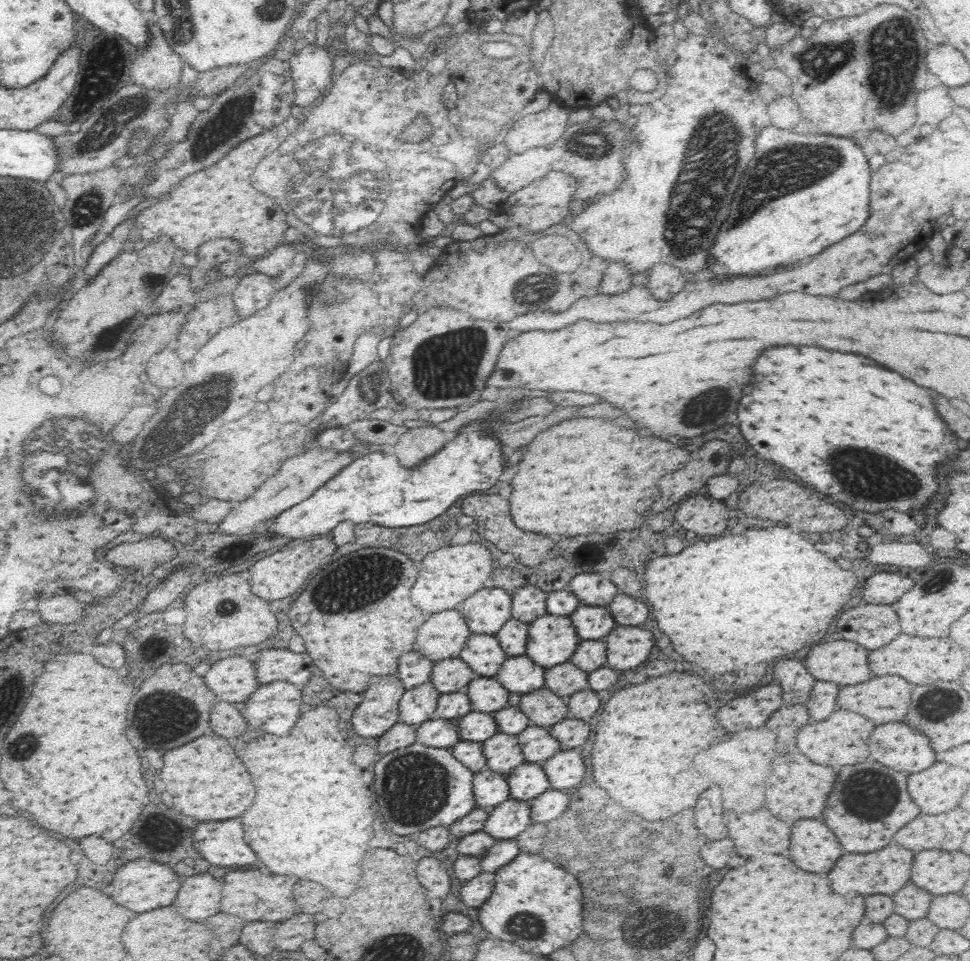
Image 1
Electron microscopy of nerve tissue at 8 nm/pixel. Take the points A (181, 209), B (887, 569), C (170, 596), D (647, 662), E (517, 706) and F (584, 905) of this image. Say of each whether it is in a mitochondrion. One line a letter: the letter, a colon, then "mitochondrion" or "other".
A: other
B: other
C: other
D: other
E: other
F: other

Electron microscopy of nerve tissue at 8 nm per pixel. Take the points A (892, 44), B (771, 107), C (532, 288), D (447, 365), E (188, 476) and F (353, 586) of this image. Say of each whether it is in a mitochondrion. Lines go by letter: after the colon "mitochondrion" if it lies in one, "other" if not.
A: mitochondrion
B: other
C: mitochondrion
D: mitochondrion
E: other
F: mitochondrion

